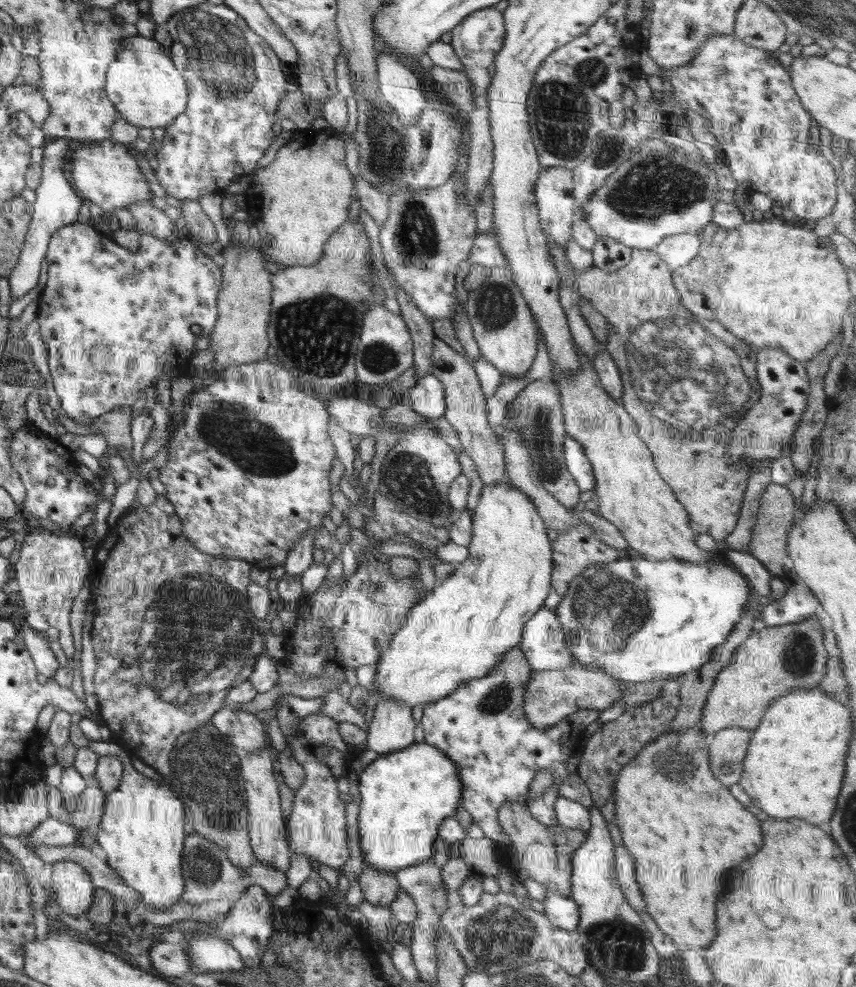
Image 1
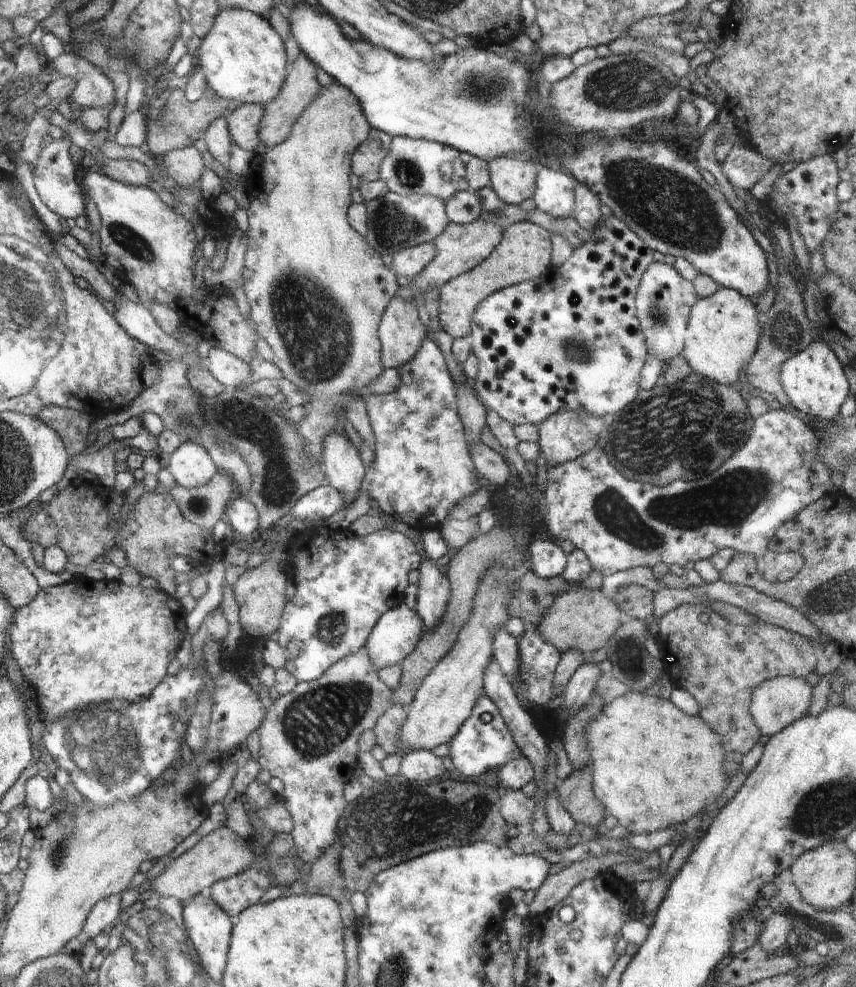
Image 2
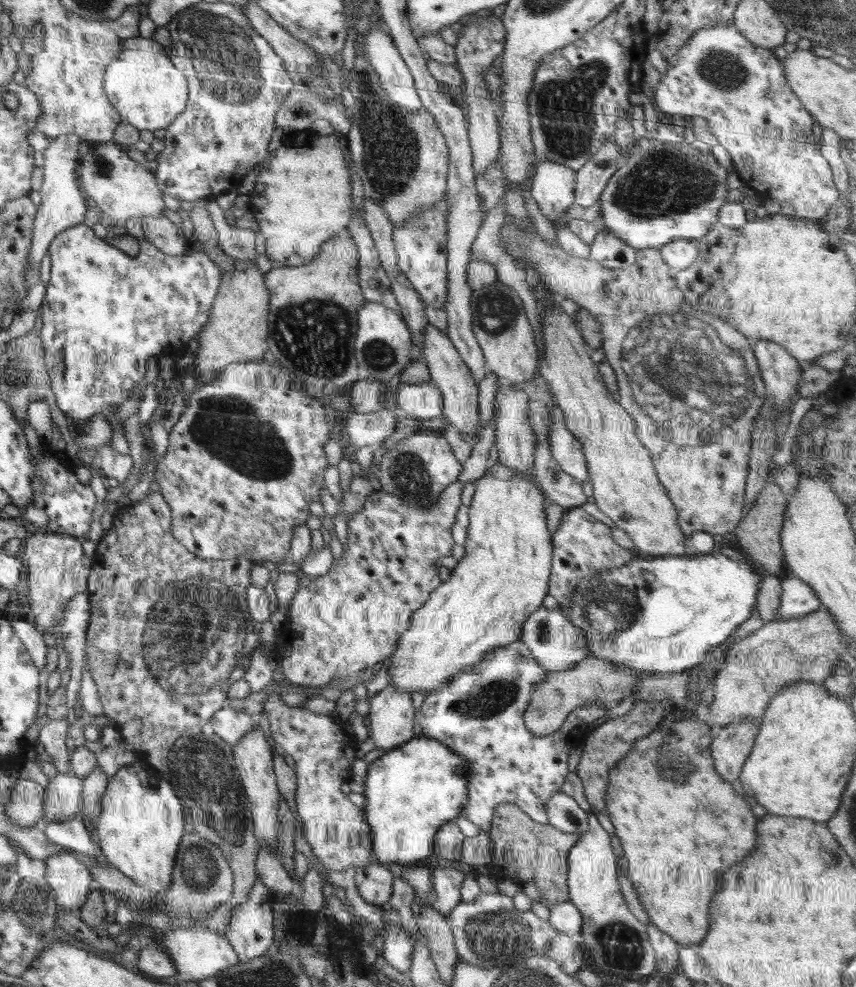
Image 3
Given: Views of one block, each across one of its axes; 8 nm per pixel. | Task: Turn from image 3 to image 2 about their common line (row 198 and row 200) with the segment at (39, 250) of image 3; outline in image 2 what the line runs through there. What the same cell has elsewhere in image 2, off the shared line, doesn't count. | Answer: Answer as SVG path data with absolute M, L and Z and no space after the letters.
M65 132L63 140L50 142L44 145L32 164L32 176L36 192L40 200L48 206L52 212L55 212L64 221L67 218L74 220L84 212L84 198L80 192L80 186L76 182L76 170L72 166L68 148L70 148L70 137Z

